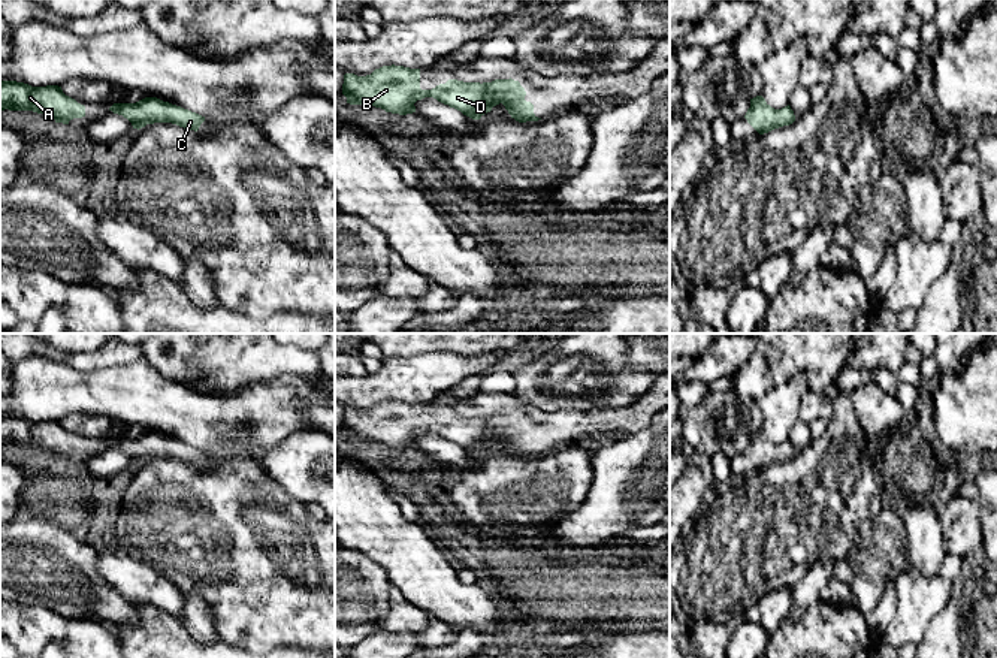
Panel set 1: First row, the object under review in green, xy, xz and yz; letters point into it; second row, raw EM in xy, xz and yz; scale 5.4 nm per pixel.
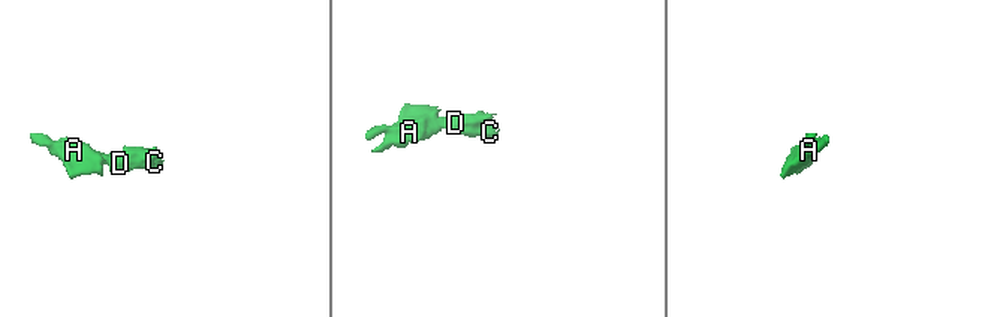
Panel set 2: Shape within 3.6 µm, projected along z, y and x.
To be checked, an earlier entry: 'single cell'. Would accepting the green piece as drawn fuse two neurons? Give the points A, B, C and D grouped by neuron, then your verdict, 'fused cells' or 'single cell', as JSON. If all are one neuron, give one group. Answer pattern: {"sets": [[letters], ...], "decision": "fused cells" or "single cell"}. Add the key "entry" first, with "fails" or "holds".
{"entry": "holds", "sets": [["A", "B", "C", "D"]], "decision": "single cell"}

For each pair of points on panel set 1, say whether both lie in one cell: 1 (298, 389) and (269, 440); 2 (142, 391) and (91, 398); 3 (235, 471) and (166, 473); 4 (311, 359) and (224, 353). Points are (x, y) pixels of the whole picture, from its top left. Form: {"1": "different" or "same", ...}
{"1": "same", "2": "same", "3": "same", "4": "same"}

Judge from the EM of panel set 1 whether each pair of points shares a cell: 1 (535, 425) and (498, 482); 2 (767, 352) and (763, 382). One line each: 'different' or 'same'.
1: different
2: same

